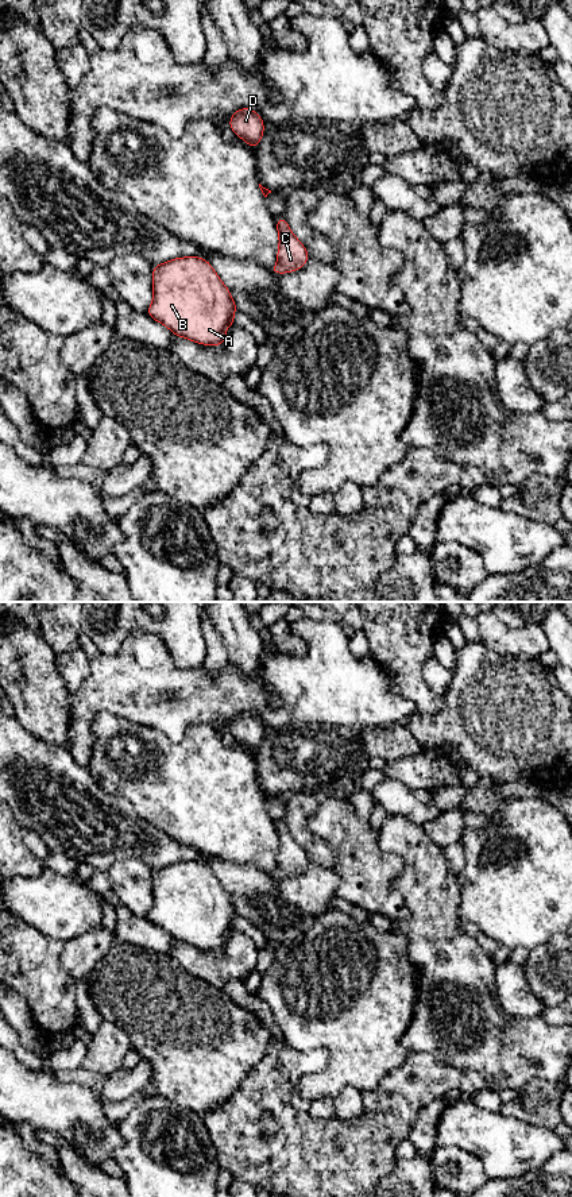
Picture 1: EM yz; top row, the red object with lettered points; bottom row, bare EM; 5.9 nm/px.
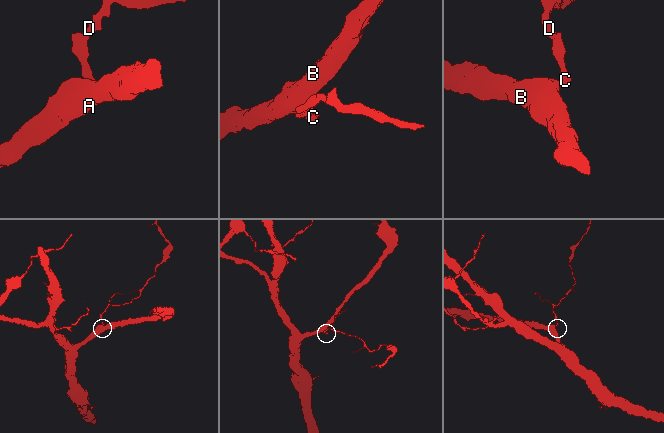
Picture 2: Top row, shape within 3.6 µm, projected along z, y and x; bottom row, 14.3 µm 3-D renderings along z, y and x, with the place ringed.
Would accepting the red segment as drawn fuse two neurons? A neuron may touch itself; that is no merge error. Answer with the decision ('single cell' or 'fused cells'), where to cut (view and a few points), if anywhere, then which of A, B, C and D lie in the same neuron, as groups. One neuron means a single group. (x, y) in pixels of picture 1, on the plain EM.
single cell | no cut | A B C D

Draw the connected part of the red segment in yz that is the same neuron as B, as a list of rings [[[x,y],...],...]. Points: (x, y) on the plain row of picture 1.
[[[200,861],[177,862],[152,872],[152,896],[147,920],[179,942],[204,950],[221,950],[225,946],[225,934],[235,930],[233,918],[237,912],[231,896],[210,868]]]

